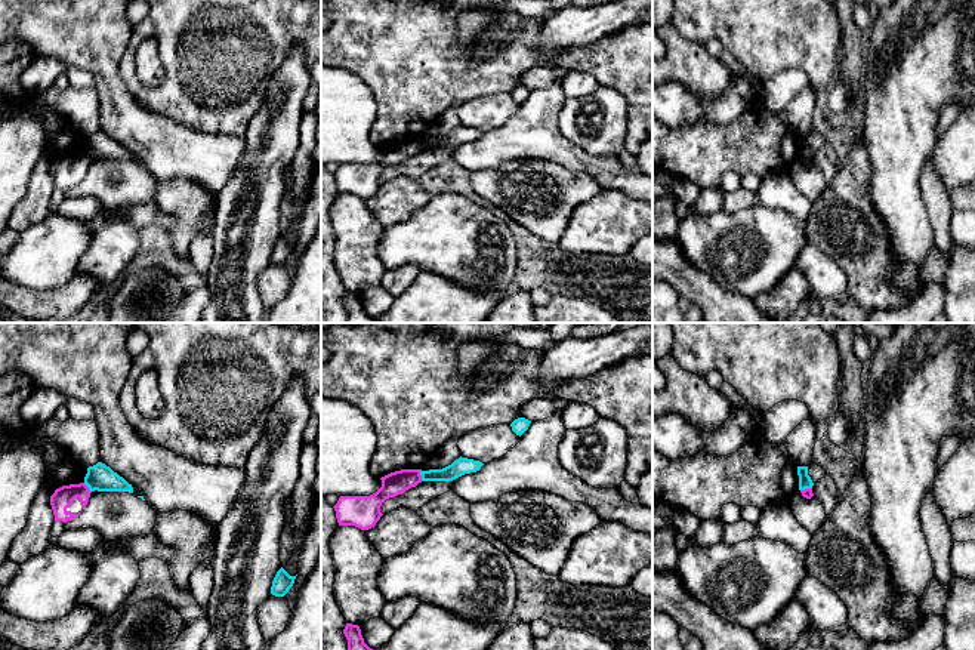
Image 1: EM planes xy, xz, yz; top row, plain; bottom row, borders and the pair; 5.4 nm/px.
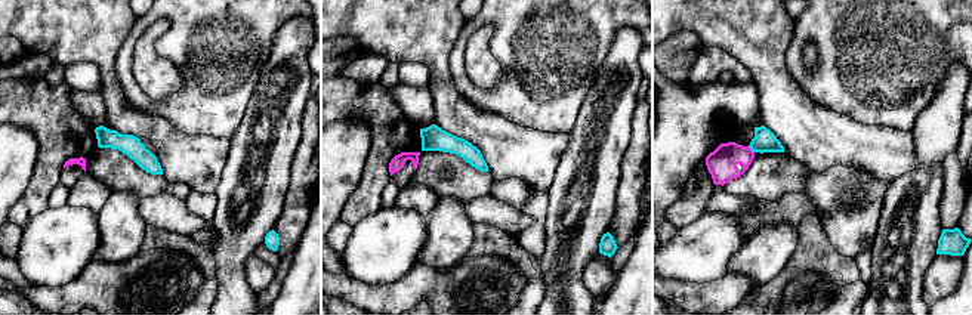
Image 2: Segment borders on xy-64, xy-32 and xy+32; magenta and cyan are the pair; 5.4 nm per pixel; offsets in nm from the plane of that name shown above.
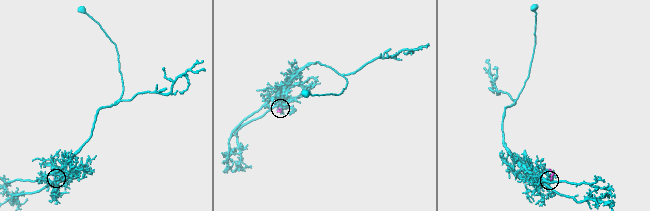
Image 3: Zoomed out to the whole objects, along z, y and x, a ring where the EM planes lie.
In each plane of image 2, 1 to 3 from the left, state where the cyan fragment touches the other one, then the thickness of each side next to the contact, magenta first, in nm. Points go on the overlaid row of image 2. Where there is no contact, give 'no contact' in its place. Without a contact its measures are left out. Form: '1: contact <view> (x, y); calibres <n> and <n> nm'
1: no contact
2: no contact
3: contact xy+32 (750, 150); calibres 160 and 120 nm

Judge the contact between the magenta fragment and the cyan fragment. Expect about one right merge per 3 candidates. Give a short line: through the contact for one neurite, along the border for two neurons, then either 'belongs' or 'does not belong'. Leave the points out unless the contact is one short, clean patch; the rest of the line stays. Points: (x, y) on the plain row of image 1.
line xz (419, 138), (422, 148); does not belong

